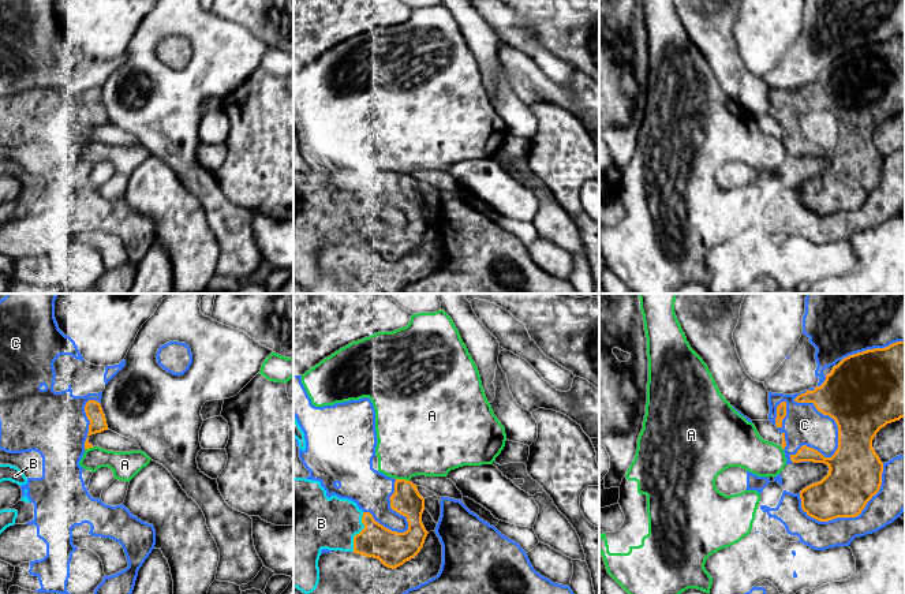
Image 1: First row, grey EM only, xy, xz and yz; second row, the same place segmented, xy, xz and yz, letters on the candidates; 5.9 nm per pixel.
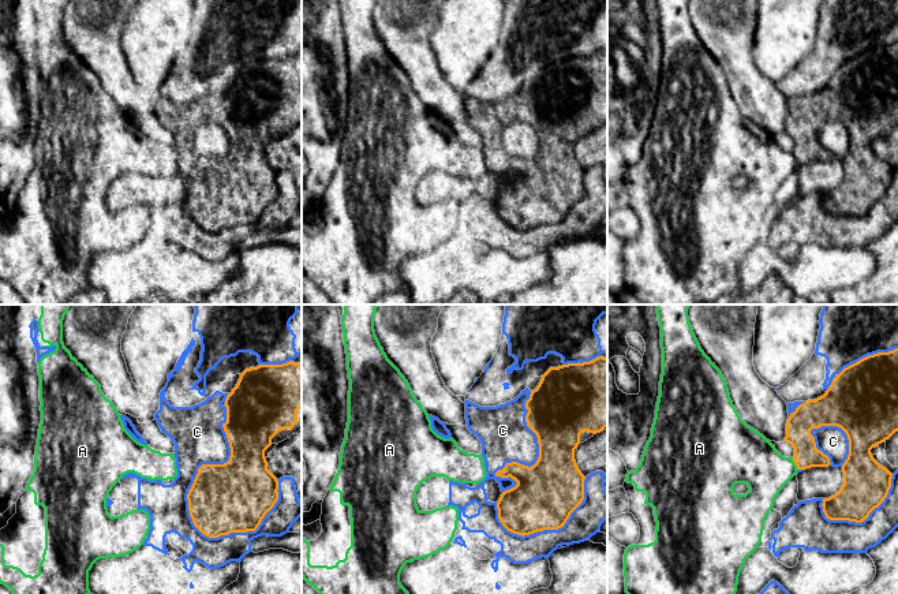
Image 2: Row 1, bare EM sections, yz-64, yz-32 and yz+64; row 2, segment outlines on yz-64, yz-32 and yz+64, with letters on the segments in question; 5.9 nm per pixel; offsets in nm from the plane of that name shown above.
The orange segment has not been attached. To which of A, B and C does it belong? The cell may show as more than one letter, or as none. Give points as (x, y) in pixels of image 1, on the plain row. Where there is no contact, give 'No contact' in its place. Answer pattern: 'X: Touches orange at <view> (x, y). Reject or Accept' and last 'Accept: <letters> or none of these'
A: Touches orange at xz (401, 174). Reject
B: Touches orange at xz (361, 225). Accept
C: Touches orange at yz (838, 130). Reject
Accept: B

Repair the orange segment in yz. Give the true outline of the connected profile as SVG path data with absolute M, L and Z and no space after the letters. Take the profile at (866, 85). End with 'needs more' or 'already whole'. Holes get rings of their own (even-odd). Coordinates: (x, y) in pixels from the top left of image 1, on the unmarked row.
M905 36L844 52L820 81L799 89L794 96L812 97L838 120L838 142L831 152L807 139L790 149L793 157L824 157L830 162L820 176L800 186L803 205L819 216L859 210L882 179L883 157L872 142L872 134L887 117L905 111Z; already whole

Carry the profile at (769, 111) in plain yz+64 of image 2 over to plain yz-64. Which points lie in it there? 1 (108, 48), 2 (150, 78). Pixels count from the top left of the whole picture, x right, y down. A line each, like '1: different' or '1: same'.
1: same
2: different

